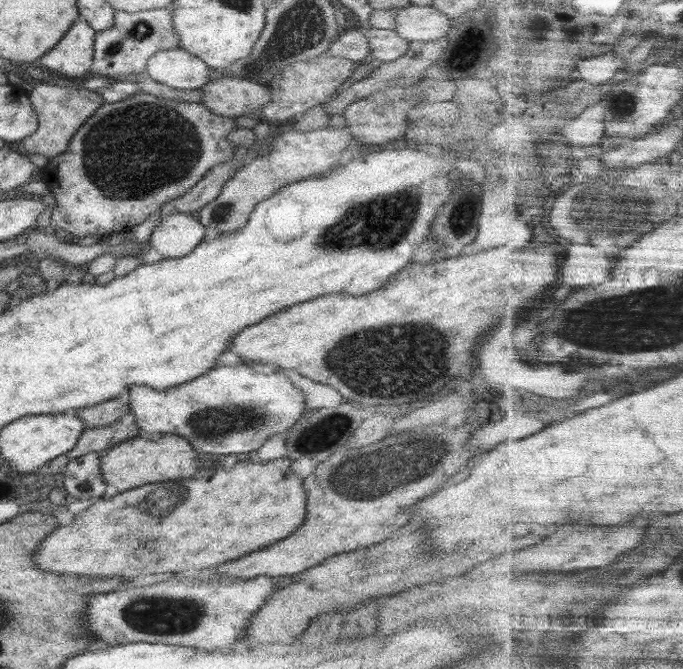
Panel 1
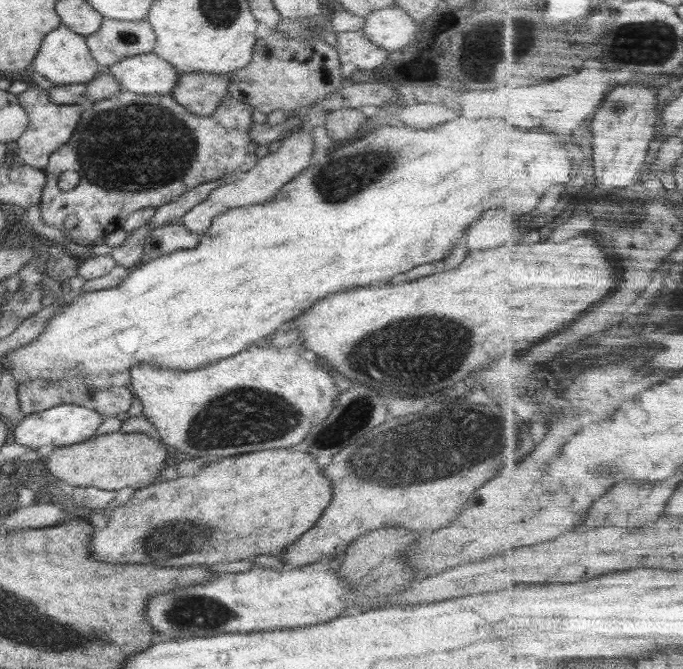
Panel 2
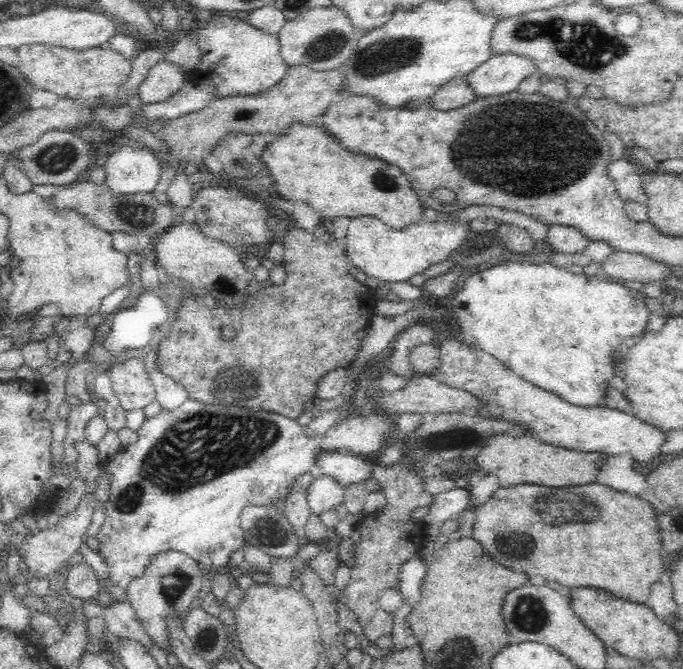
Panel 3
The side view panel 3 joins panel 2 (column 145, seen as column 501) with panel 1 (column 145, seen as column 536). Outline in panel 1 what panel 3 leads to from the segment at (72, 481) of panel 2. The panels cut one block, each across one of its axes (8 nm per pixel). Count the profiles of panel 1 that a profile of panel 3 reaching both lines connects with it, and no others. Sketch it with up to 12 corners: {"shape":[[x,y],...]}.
{"shape":[[172,433],[99,453],[104,482],[124,492],[194,478],[198,452]]}

